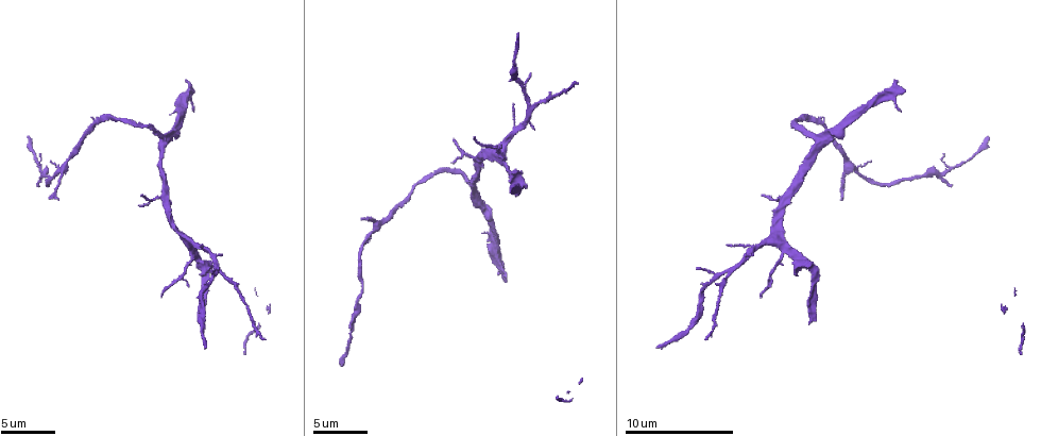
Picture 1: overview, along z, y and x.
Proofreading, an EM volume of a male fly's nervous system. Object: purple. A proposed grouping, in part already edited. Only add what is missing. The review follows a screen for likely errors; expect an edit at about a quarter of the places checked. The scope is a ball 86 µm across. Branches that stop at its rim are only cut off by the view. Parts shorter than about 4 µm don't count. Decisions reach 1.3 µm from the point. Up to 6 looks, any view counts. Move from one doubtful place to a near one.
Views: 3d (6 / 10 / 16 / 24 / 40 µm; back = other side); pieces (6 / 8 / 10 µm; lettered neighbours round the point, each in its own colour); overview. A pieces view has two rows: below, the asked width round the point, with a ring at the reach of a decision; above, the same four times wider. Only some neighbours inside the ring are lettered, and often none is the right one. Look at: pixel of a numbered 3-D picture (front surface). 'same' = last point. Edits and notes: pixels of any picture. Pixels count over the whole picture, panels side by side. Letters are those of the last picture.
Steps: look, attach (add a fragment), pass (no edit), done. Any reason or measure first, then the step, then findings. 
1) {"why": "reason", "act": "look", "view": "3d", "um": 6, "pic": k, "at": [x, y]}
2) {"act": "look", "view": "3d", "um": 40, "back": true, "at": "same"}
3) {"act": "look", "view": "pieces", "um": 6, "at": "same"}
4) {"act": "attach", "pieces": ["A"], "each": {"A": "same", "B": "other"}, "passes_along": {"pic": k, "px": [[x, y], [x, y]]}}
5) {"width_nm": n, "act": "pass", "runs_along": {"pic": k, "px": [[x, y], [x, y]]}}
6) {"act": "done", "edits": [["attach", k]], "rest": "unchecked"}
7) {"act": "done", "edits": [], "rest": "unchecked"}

{"why": "an open end", "act": "look", "view": "pieces", "um": 8, "pic": 1, "at": [141, 193]}

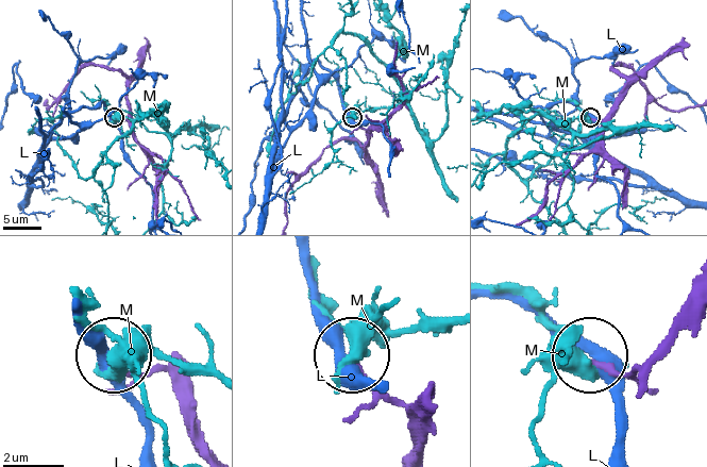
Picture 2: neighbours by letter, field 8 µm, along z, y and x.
{"act": "pass", "each": {"L": "other", "M": "other"}, "runs_along": {"pic": 2, "px": [[418, 422], [354, 360]]}, "found": "none of them fits"}

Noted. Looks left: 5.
{"why": "tapers out", "act": "look", "view": "3d", "um": 6, "pic": 1, "at": [656, 347]}

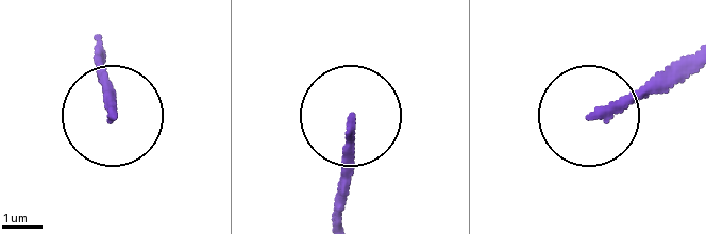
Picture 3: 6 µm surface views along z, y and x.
{"act": "look", "view": "pieces", "um": 10, "pic": 3, "at": [115, 112]}

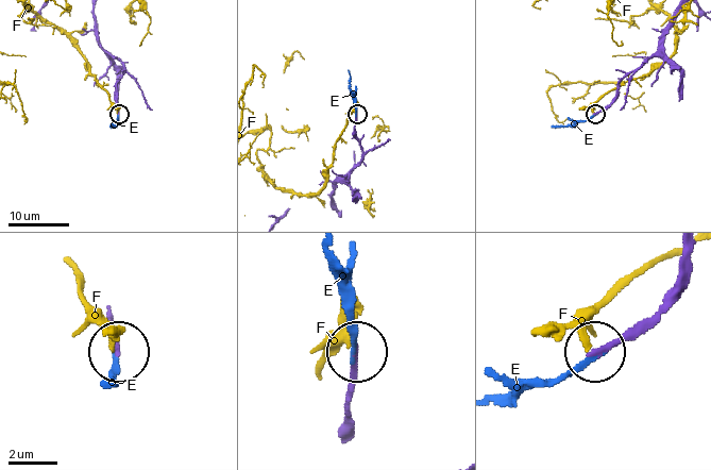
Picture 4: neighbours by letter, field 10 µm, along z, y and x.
{"act": "attach", "pieces": ["E"], "each": {"E": "same", "F": "other"}, "passes_along": {"pic": 4, "px": [[611, 102], [586, 119], [552, 127]]}, "found": "the neuron continues"}

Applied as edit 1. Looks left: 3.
{"act": "look", "view": "overview"}

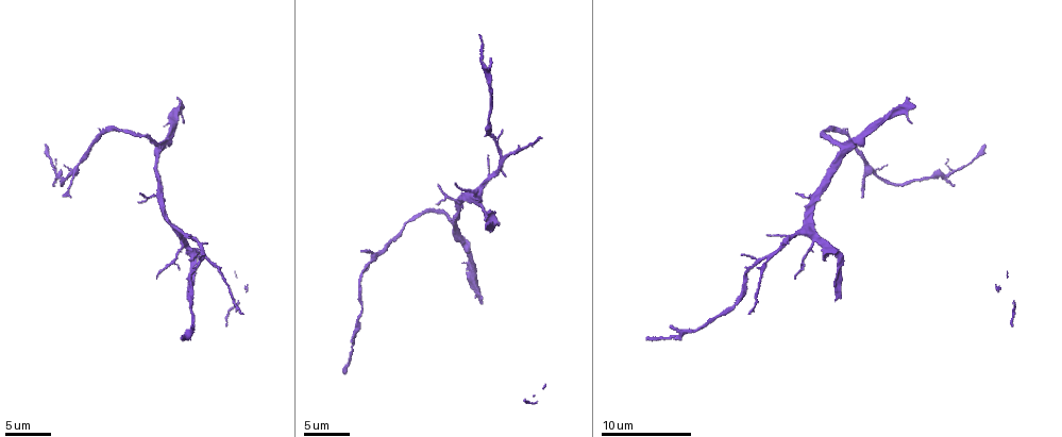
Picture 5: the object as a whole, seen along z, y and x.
{"why": "thin end", "act": "look", "view": "pieces", "um": 6, "pic": 5, "at": [793, 277]}

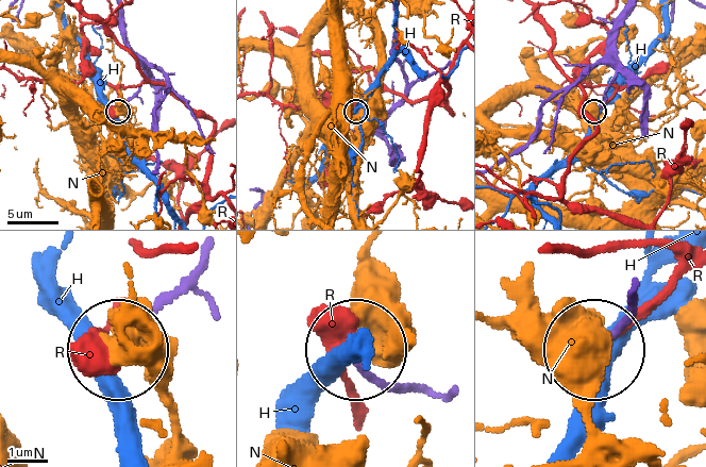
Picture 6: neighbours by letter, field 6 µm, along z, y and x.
{"act": "pass", "each": {"H": "other", "N": "other", "R": "other"}, "found": "no lettered fragment goes on from it"}

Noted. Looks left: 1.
{"act": "done", "edits": [["attach", 4]], "rest": "unchecked"}

